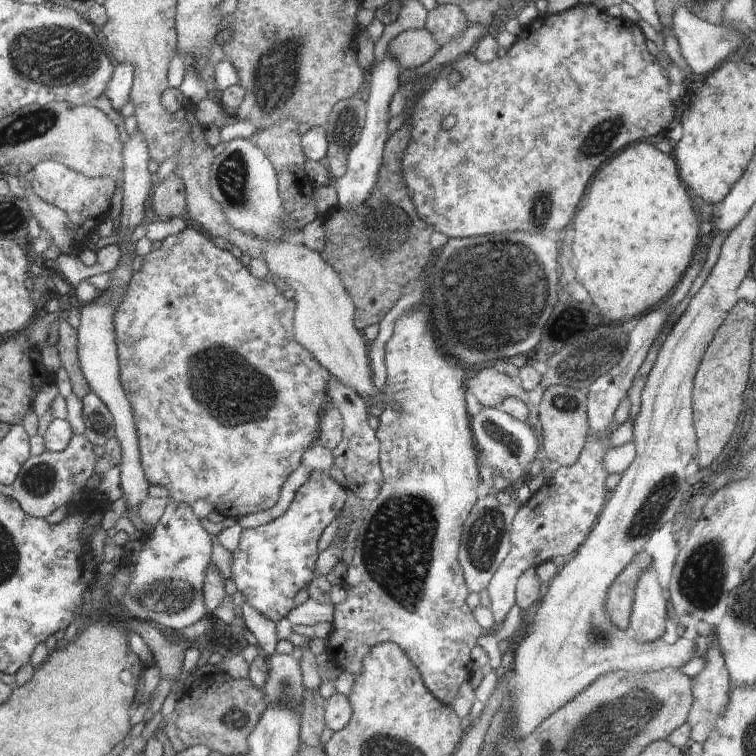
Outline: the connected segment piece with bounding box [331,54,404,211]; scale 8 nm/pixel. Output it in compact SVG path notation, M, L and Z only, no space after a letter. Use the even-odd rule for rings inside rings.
M386 54L382 63L375 64L370 74L370 96L365 102L365 125L361 132L360 140L353 146L347 156L347 171L344 176L333 179L331 185L337 192L337 204L348 211L357 209L364 204L377 181L377 174L383 157L388 133L387 124L390 117L389 107L392 103L392 96L398 90L399 74L404 70L392 57Z

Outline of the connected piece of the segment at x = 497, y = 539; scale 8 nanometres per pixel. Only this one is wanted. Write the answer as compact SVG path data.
M493 491L485 498L478 499L466 517L461 532L459 563L470 592L482 592L488 586L498 564L506 558L511 547L510 525L516 511L514 502L510 505L499 503Z

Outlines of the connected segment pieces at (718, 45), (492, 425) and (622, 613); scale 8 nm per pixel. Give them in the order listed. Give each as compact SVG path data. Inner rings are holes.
M677 6L673 12L670 33L676 36L682 56L687 62L688 71L696 74L712 72L720 62L724 62L730 54L738 53L742 46L742 34L732 26L713 25L698 18L686 7Z
M483 407L478 414L469 419L469 423L477 449L477 457L479 454L486 456L493 476L504 475L509 480L512 489L522 482L530 464L542 455L540 439L537 439L538 436L532 431L531 426L502 412L497 407Z
M642 550L618 575L606 593L607 615L620 630L625 631L629 626L636 583L646 567L653 566L652 561L652 558Z

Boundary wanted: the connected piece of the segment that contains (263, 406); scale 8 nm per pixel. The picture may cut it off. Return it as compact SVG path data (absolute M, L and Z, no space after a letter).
M186 228L180 234L168 236L159 249L143 257L141 269L133 272L117 311L114 313L117 355L121 385L131 404L139 442L141 465L152 485L164 486L169 499L191 506L196 500L207 500L219 513L238 520L247 514L268 510L278 502L286 479L302 464L302 455L316 443L319 435L320 408L330 400L327 382L330 372L295 337L296 303L287 300L274 283L257 279L240 260L228 251L216 247L200 230Z

